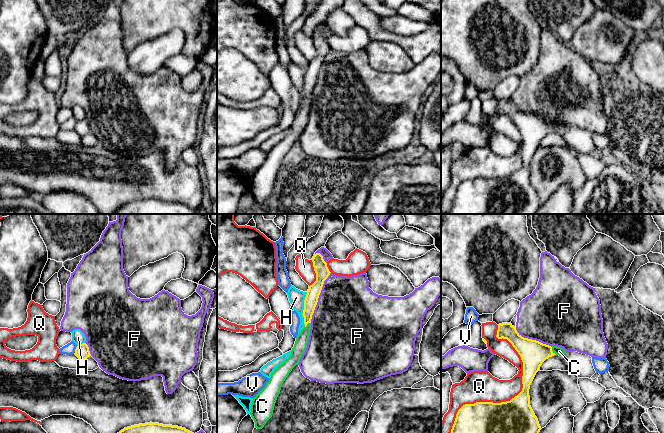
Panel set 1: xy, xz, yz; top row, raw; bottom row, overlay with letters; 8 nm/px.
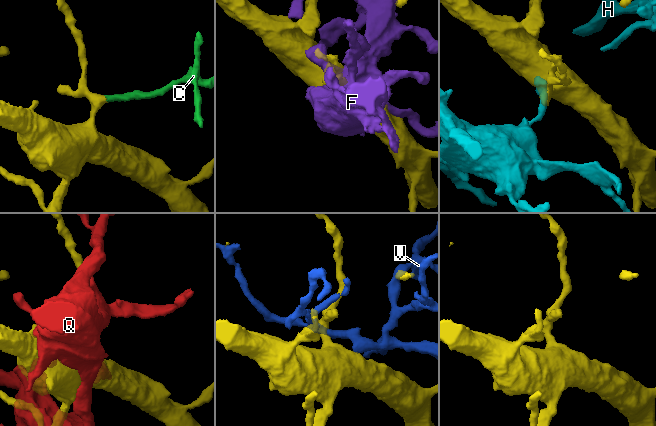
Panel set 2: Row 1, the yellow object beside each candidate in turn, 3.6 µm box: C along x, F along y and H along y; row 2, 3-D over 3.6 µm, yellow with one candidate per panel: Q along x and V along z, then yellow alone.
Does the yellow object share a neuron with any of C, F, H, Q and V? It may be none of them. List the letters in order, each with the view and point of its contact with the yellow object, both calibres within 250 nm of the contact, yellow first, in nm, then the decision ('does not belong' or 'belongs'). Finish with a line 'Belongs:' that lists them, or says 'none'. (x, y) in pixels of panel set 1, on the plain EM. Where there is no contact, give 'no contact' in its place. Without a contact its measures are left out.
C: yz (551, 126) | 220/70 nm | belongs
F: xz (318, 73) | 110/480 nm | does not belong
H: xz (304, 85) | 110/130 nm | does not belong
Q: yz (512, 174) | 440/240 nm | does not belong
V: xy (75, 126) | 110/90 nm | does not belong
Belongs: C

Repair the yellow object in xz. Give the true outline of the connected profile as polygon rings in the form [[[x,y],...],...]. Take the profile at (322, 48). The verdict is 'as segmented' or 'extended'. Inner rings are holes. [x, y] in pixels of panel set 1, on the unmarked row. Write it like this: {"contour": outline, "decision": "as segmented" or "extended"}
{"contour": [[[320,29],[314,30],[312,38],[316,49],[316,57],[309,62],[304,76],[304,86],[302,91],[304,93],[305,103],[296,113],[289,134],[274,146],[265,163],[252,176],[250,191],[255,198],[255,204],[257,205],[262,205],[266,198],[272,193],[274,182],[283,158],[292,145],[299,140],[300,135],[307,124],[312,91],[317,81],[324,57],[331,49],[327,43],[327,39],[324,37],[323,32]]], "decision": "extended"}

